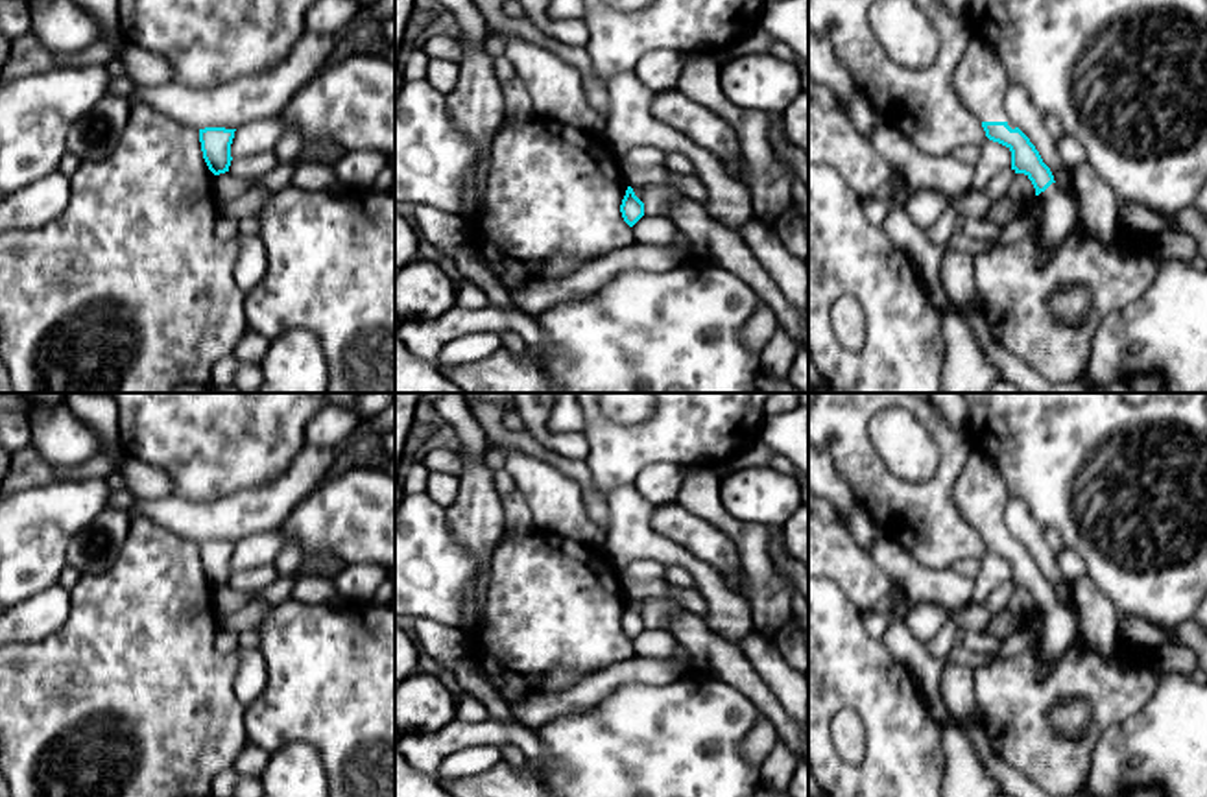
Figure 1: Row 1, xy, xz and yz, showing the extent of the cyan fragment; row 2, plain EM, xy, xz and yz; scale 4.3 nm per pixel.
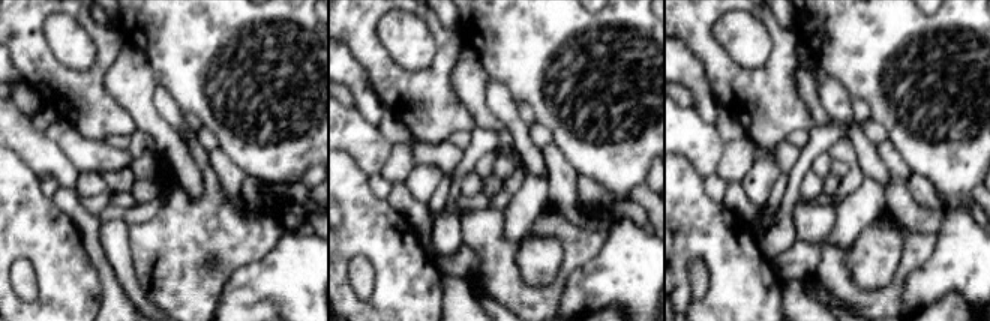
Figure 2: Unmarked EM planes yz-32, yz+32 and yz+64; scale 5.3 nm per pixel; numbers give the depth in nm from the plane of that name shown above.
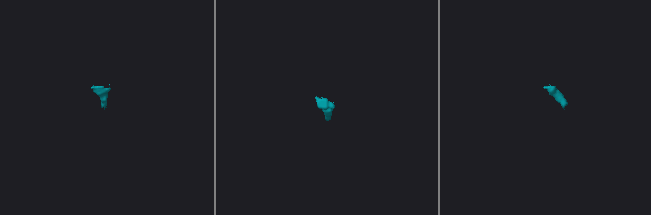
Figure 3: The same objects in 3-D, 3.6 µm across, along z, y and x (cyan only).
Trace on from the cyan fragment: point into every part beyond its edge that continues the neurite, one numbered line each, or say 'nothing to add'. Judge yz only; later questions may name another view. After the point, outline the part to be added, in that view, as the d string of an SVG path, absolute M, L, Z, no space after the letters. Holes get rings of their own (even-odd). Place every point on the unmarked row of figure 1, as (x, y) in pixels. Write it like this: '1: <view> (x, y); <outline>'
1: yz (980, 495); M971 450L952 487L952 500L980 535L1006 535L1011 542L1017 541L1006 526L1008 487L995 461L982 450Z
2: yz (1060, 626); M1052 596L1037 611L1043 613L1043 625L1037 646L1037 675L1045 677L1050 666L1074 644L1078 635L1078 618L1070 607Z

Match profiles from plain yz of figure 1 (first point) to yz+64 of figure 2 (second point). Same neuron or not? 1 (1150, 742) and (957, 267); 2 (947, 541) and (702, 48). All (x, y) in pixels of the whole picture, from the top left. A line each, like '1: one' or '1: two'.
1: one
2: one

